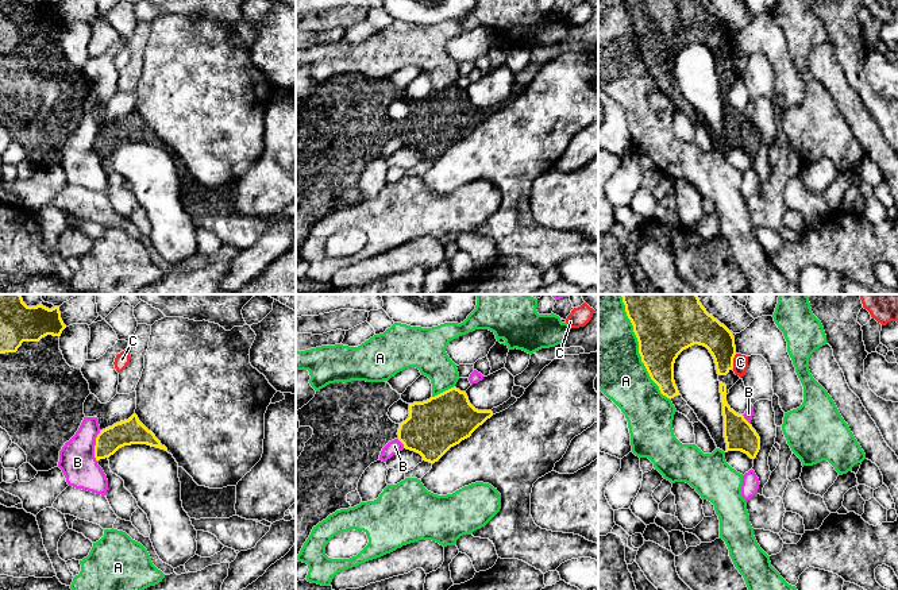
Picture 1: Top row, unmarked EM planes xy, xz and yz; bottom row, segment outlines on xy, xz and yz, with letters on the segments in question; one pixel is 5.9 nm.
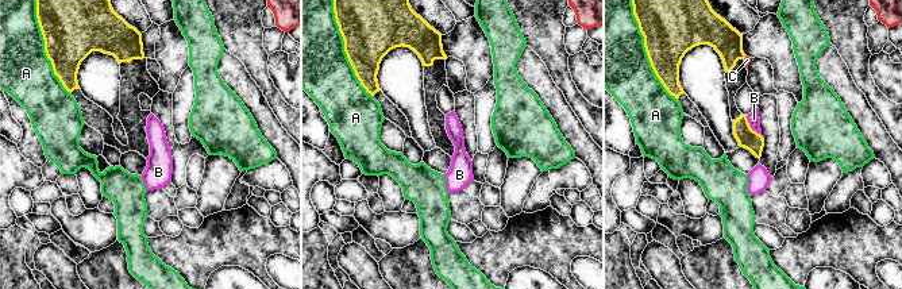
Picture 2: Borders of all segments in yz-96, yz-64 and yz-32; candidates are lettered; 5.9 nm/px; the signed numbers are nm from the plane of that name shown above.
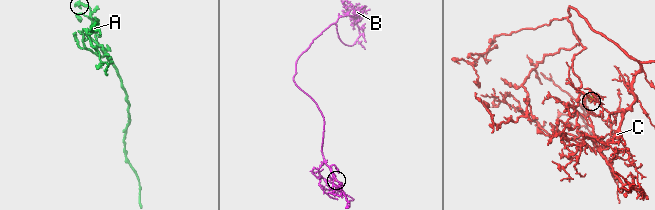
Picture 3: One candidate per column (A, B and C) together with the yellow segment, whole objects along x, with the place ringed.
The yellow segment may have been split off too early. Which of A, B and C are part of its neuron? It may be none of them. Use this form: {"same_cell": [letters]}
{"same_cell": []}

